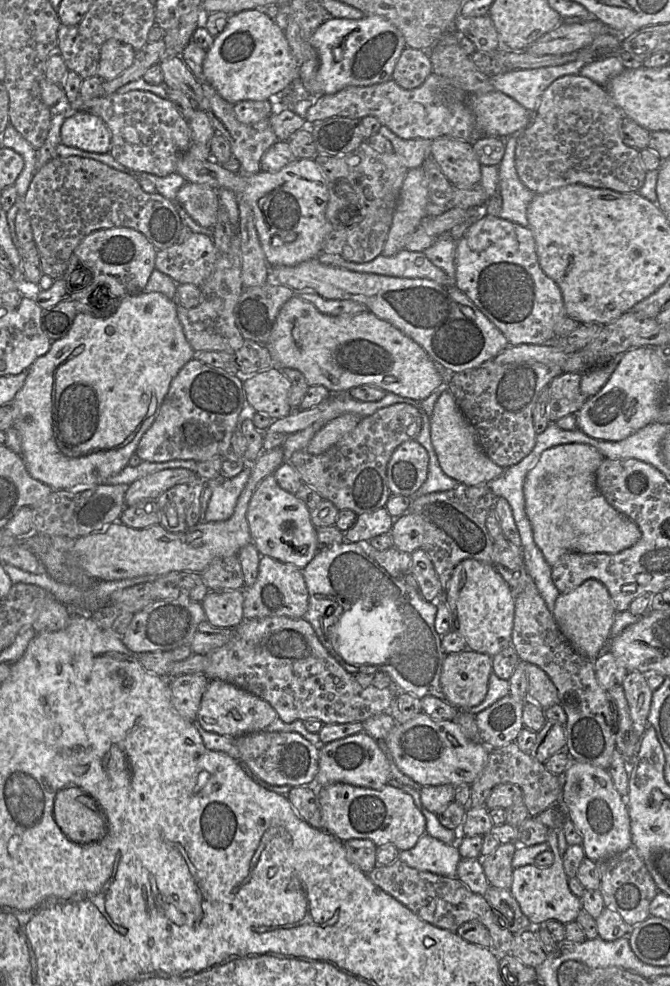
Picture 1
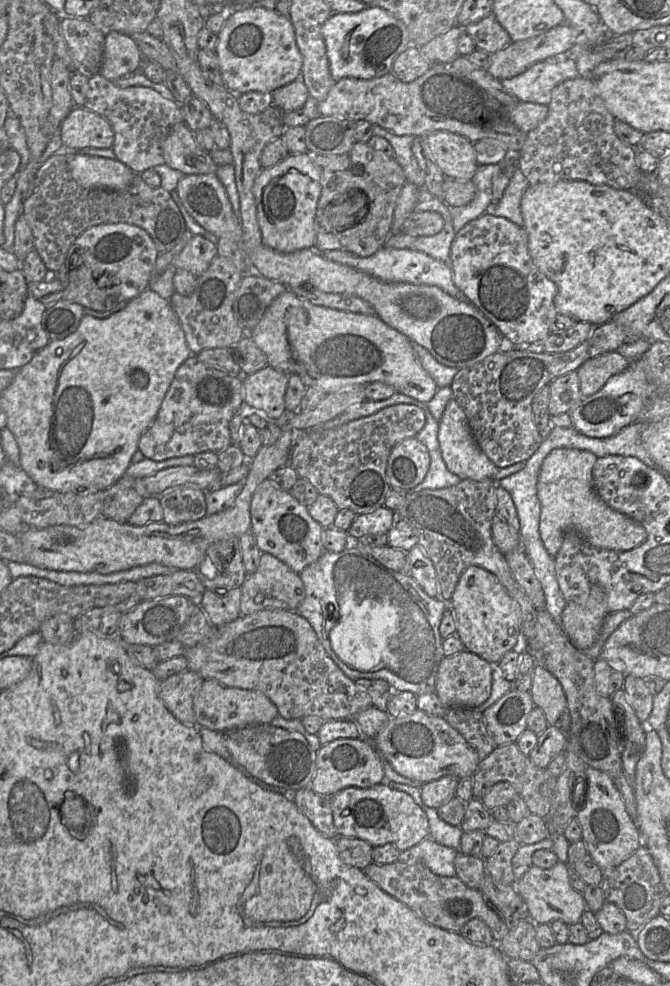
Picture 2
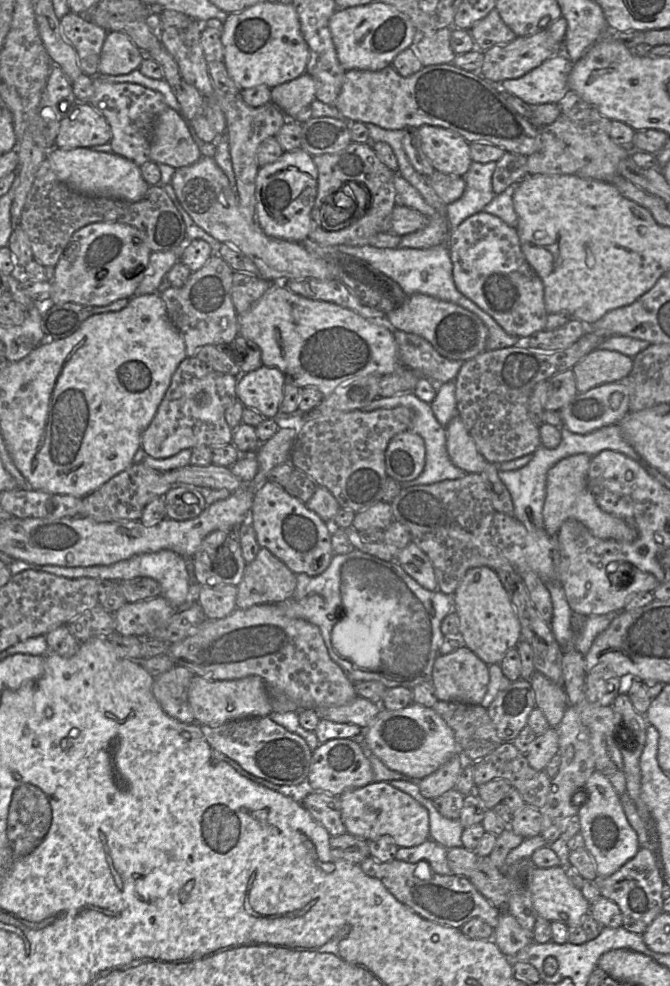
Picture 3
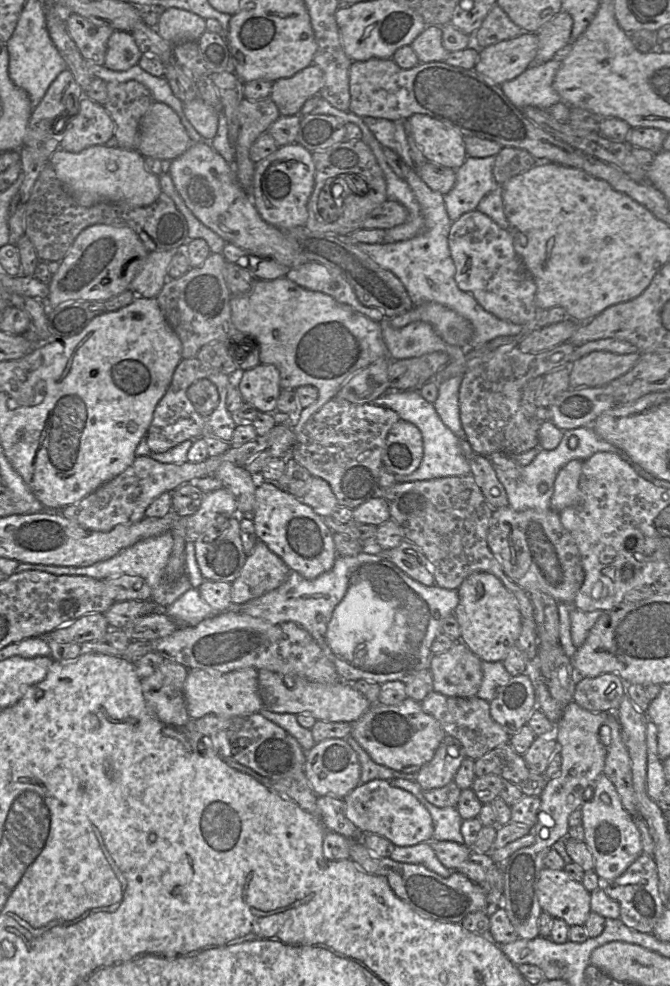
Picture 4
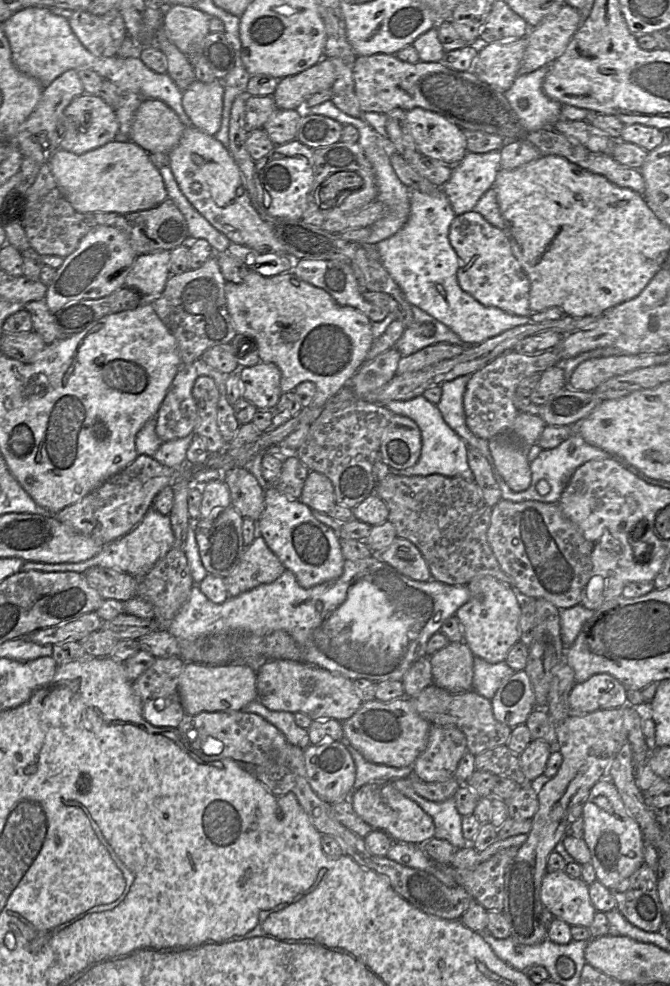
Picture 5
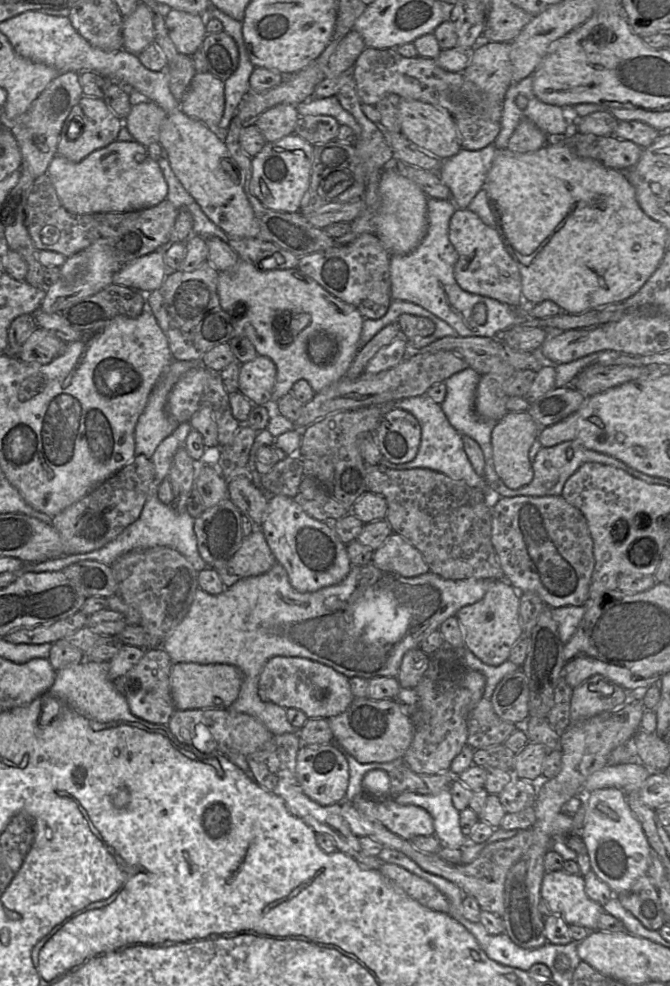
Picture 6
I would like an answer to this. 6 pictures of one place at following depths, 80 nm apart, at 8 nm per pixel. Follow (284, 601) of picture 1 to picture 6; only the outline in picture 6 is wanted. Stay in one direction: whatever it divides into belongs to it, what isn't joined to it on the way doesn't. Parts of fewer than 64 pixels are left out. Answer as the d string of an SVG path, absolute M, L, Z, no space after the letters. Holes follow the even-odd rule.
M259 528L243 537L241 546L217 573L226 587L243 578L258 576L268 572L276 563L264 533Z

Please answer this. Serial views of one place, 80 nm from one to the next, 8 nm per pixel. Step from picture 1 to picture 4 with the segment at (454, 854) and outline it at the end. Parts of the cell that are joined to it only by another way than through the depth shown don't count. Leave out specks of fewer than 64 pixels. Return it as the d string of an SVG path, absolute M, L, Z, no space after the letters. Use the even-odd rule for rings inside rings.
M422 842L413 846L395 846L390 857L402 863L422 864L444 878L452 873L452 870L439 861L430 842Z

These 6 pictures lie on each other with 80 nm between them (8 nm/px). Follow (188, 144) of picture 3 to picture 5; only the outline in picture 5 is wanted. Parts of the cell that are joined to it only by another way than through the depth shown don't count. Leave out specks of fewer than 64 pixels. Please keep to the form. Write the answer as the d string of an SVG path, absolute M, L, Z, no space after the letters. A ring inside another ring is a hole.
M145 99L134 115L130 140L148 153L169 154L180 142L185 127L163 101Z

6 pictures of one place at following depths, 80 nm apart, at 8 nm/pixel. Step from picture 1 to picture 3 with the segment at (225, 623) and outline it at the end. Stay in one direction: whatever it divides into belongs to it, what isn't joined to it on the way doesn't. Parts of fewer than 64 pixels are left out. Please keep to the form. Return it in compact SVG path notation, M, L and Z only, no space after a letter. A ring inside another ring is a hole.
M201 585L197 589L197 602L206 619L221 619L230 615L237 608L236 597L237 586L234 585Z

